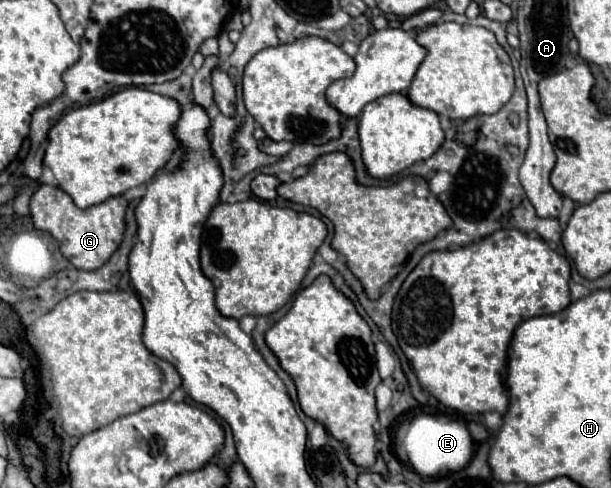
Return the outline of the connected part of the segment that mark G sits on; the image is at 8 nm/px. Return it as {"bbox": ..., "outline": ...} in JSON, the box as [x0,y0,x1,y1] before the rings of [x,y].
{"bbox":[31,185,127,271],"outline":[[[41,185],[31,199],[31,217],[37,229],[49,231],[59,241],[61,253],[77,269],[93,271],[95,267],[103,267],[103,263],[115,253],[115,247],[123,243],[127,205],[125,197],[111,197],[89,209],[79,209],[61,187]]]}

